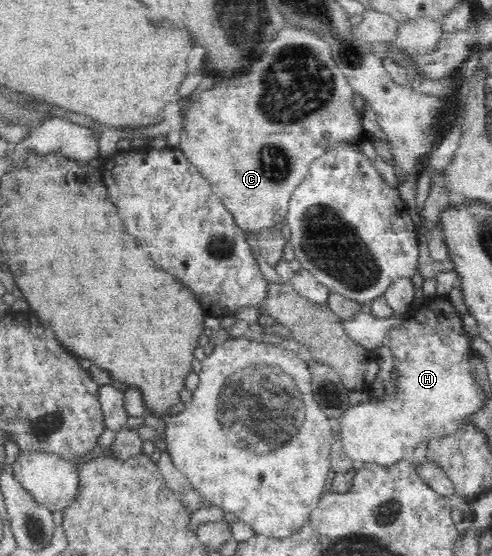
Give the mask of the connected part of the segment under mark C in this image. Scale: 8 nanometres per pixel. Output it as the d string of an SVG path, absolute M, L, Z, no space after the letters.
M288 26L277 31L276 37L266 44L262 57L254 62L254 65L250 67L250 71L244 77L216 83L212 89L204 91L194 105L189 106L189 110L182 119L179 149L186 154L188 161L195 165L198 171L210 182L213 192L220 198L226 210L232 214L232 220L236 227L238 227L238 230L242 230L247 237L247 235L257 235L261 229L270 228L275 225L281 226L285 223L293 191L308 175L312 162L318 159L318 156L324 155L332 146L338 146L341 143L357 143L364 137L360 116L361 114L354 108L354 90L352 90L352 86L348 84L348 81L338 69L336 62L332 60L328 44L318 40L317 35L310 34L306 30Z

